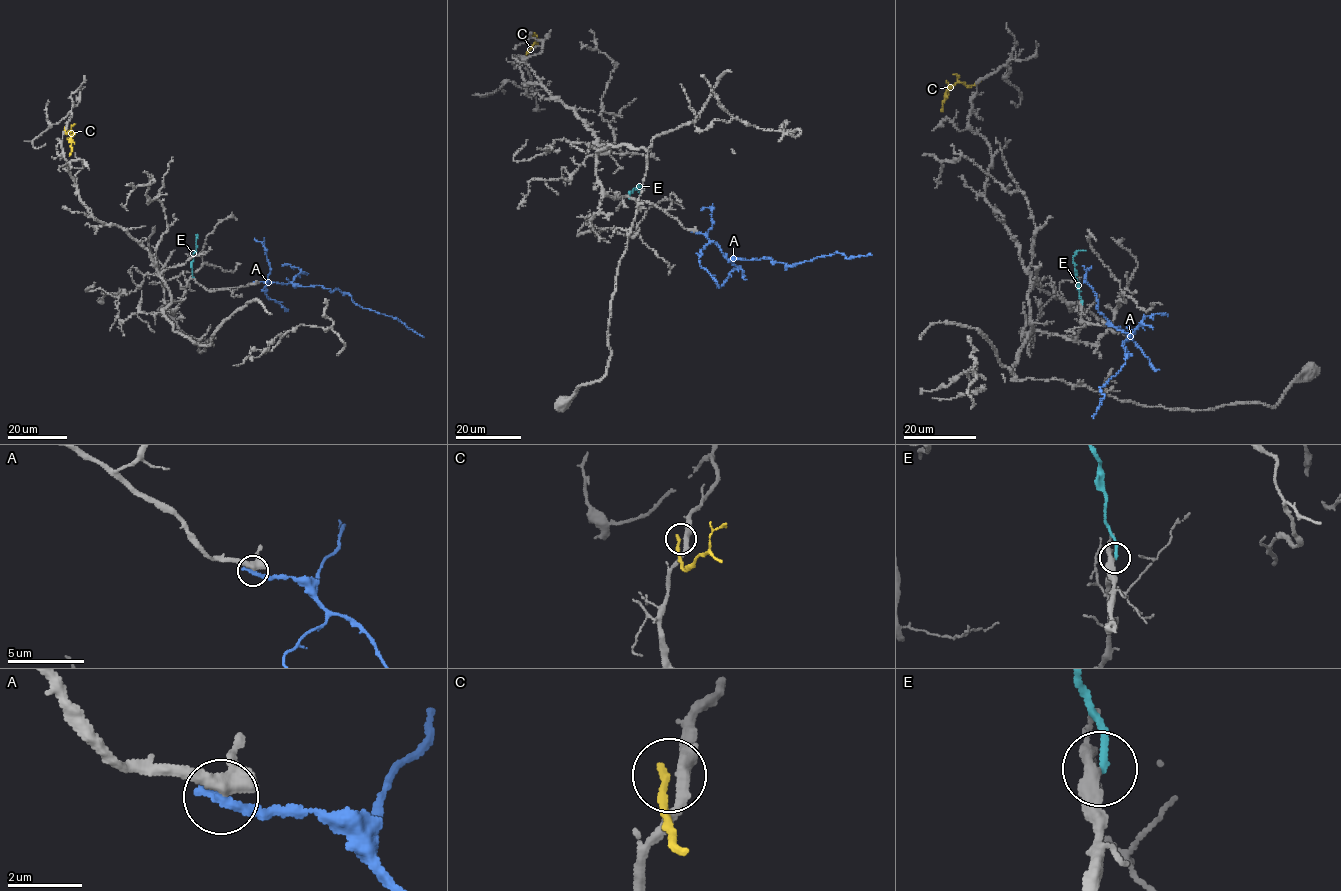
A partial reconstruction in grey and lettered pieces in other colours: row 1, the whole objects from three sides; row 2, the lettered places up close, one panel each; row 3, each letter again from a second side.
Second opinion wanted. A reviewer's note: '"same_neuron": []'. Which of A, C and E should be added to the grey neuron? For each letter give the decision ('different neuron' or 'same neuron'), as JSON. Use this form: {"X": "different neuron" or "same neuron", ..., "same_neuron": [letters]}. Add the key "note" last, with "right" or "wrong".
{"A": "different neuron", "C": "different neuron", "E": "same neuron", "same_neuron": ["E"], "note": "wrong"}

